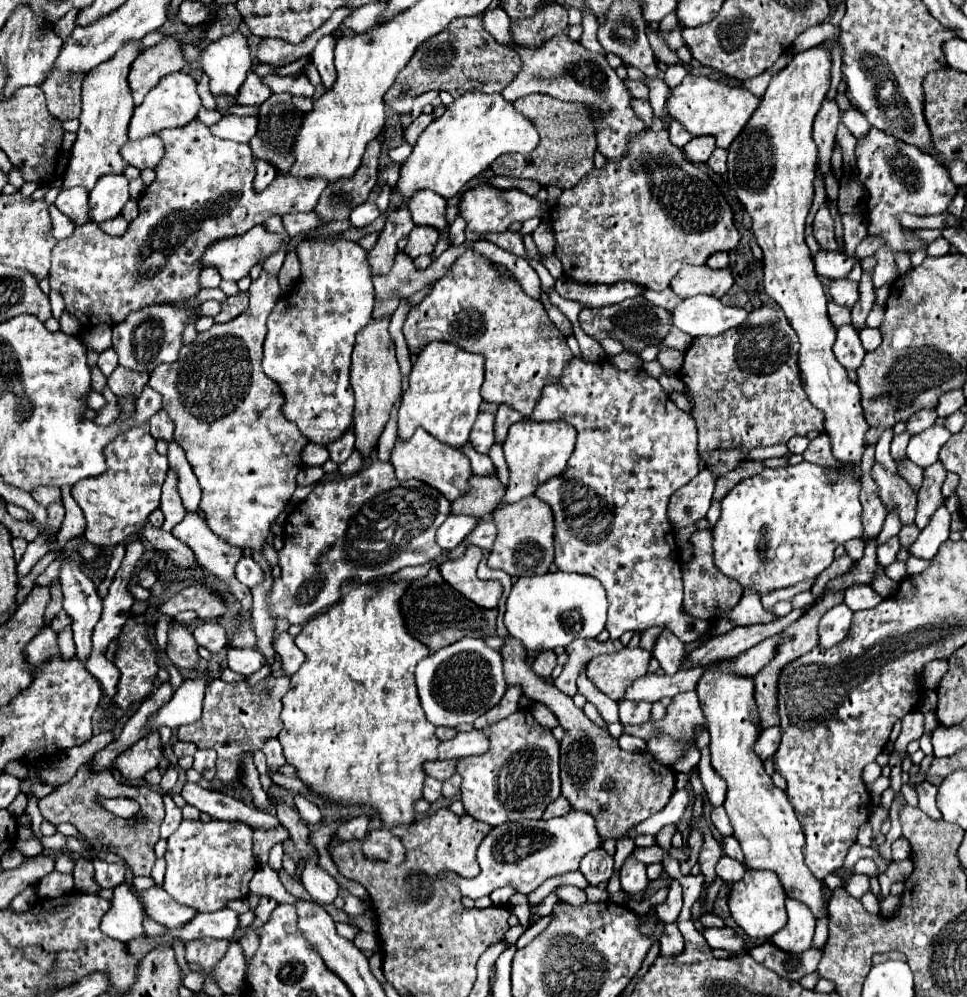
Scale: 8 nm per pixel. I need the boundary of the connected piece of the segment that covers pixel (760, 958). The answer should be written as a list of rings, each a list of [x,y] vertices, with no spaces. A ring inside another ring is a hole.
[[[765,941],[765,943],[749,949],[749,955],[757,963],[773,969],[779,977],[785,977],[789,981],[799,981],[807,973],[817,971],[823,951],[825,949],[809,947],[805,953],[785,953],[783,949],[775,949],[775,945],[771,941]]]

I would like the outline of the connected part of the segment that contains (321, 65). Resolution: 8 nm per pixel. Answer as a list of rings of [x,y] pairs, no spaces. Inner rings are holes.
[[[325,35],[317,43],[313,53],[311,53],[311,61],[315,63],[325,89],[329,89],[335,83],[335,77],[337,77],[335,65],[333,65],[333,49],[335,49],[335,37],[333,35]]]

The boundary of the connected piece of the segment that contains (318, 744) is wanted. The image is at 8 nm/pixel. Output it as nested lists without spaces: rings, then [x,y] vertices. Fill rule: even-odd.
[[[393,575],[389,577],[379,577],[379,579],[371,579],[367,583],[355,583],[355,581],[343,581],[341,585],[341,599],[329,607],[329,611],[309,619],[303,625],[303,631],[295,637],[295,645],[305,653],[305,661],[301,665],[301,669],[297,673],[291,675],[291,689],[285,693],[283,697],[283,711],[281,711],[281,721],[283,721],[283,729],[279,733],[279,743],[283,747],[283,755],[287,759],[289,765],[293,765],[299,773],[299,779],[303,783],[307,783],[311,787],[311,791],[321,793],[329,799],[341,801],[341,803],[357,803],[357,805],[371,805],[379,811],[383,827],[373,831],[369,835],[369,839],[363,845],[363,853],[369,859],[381,859],[381,861],[389,861],[393,865],[399,865],[405,859],[405,847],[401,845],[401,841],[397,841],[399,837],[393,837],[389,833],[389,829],[393,825],[399,823],[413,823],[415,821],[415,809],[413,803],[417,799],[421,799],[421,789],[423,789],[423,779],[425,779],[425,771],[423,771],[423,763],[425,761],[435,761],[437,759],[437,747],[439,747],[439,739],[435,737],[435,725],[429,725],[429,721],[425,721],[425,713],[421,709],[419,697],[417,697],[417,685],[415,685],[415,665],[429,655],[429,647],[423,645],[421,641],[417,641],[407,629],[405,629],[405,619],[401,613],[401,597],[405,595],[405,589],[409,589],[409,581],[393,581]]]

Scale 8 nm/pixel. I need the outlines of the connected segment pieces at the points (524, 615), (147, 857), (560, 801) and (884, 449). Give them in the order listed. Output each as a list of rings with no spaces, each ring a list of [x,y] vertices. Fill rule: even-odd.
[[[549,571],[545,575],[519,577],[505,603],[505,627],[525,649],[541,651],[565,647],[579,637],[597,637],[607,621],[607,597],[603,585],[581,573]]]
[[[87,763],[81,765],[81,769],[75,773],[71,781],[59,785],[51,795],[39,799],[39,809],[43,819],[51,821],[53,825],[59,825],[59,823],[75,825],[77,831],[81,831],[95,849],[111,851],[123,857],[127,865],[131,867],[133,875],[151,875],[153,861],[155,861],[153,843],[159,841],[159,827],[165,817],[161,793],[149,787],[123,785],[113,777],[111,769],[105,769],[105,773],[97,773],[97,777],[93,777],[93,773],[85,773],[85,769],[89,769]],[[97,797],[129,797],[129,799],[135,799],[141,805],[141,809],[131,819],[113,817],[113,813],[97,805]]]
[[[557,797],[557,801],[551,801],[543,813],[543,819],[551,819],[551,817],[559,817],[571,811],[569,801],[565,801],[565,797]]]
[[[885,431],[885,433],[879,437],[879,441],[877,441],[877,445],[875,445],[875,461],[877,461],[879,465],[883,465],[889,473],[899,475],[899,473],[897,473],[897,465],[895,465],[893,457],[889,455],[891,439],[893,439],[893,431]]]

